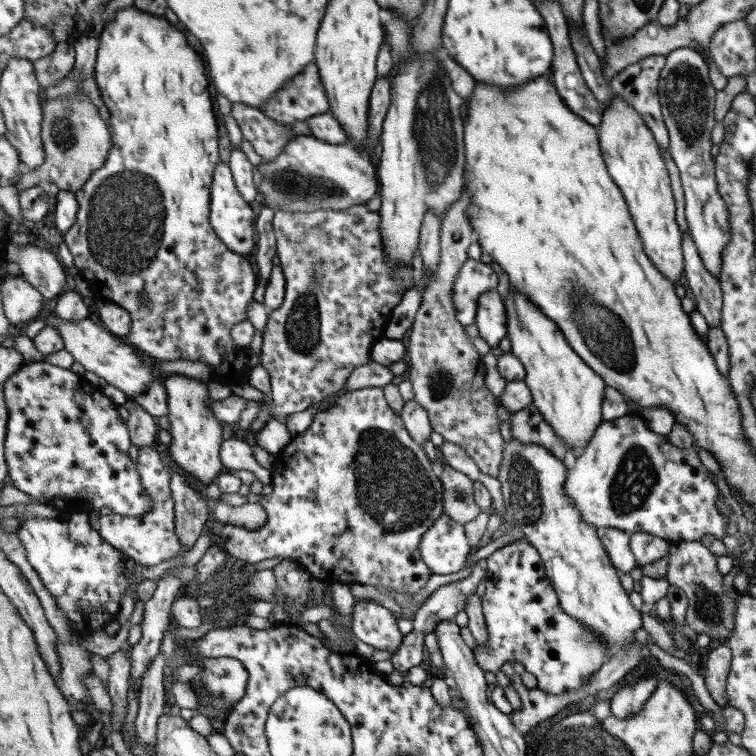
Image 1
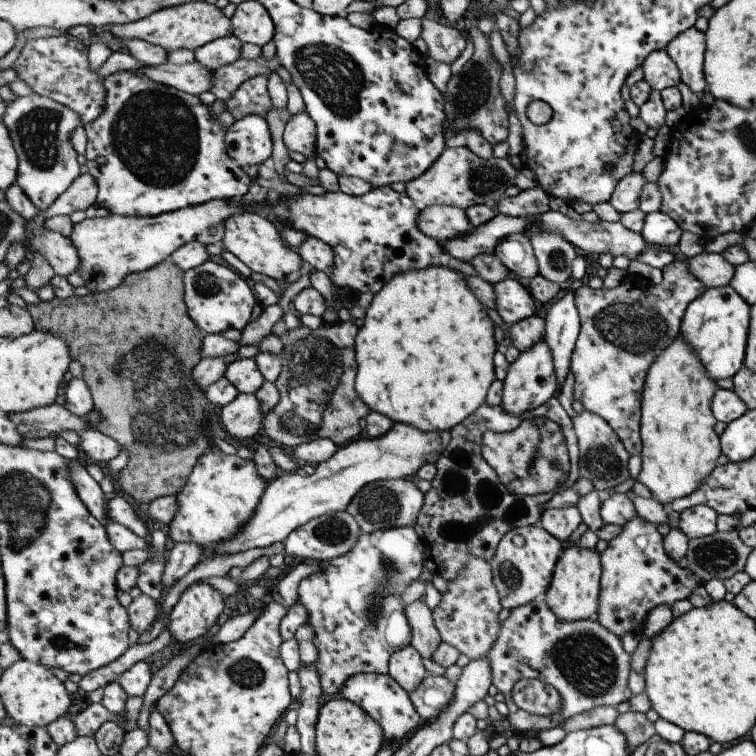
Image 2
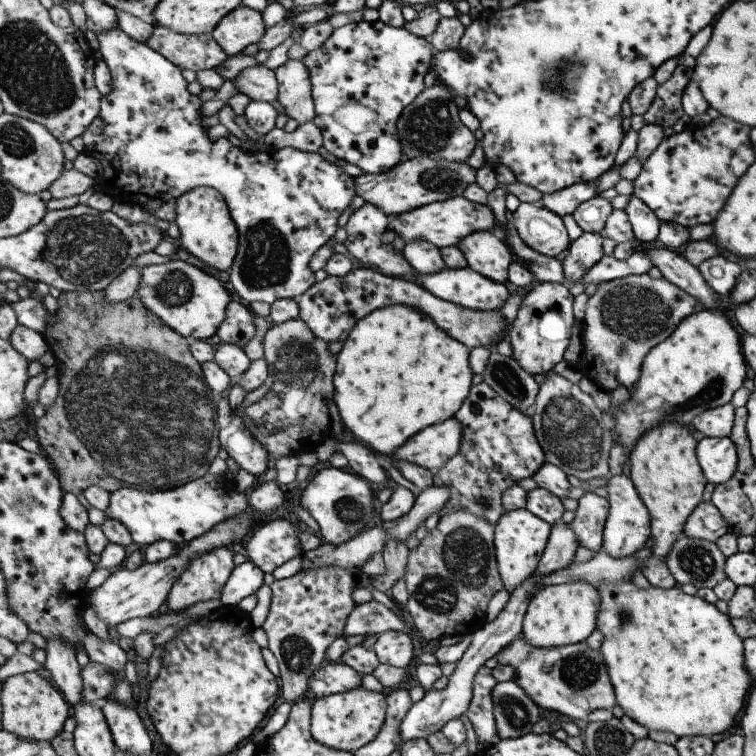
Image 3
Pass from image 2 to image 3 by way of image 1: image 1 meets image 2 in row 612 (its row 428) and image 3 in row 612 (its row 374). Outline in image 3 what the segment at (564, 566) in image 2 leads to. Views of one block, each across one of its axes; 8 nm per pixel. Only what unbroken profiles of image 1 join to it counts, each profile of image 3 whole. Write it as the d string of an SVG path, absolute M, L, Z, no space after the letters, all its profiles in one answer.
M588 582L549 585L532 598L524 616L523 637L541 648L564 647L586 641L598 628L601 601L600 590Z

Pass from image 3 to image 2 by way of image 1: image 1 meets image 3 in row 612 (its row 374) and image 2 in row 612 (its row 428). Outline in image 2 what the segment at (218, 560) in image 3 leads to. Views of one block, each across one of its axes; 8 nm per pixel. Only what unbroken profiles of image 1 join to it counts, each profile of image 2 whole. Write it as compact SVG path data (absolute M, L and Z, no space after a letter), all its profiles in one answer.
M202 582L189 585L168 616L171 638L189 644L201 636L211 635L223 610L225 598L221 592Z

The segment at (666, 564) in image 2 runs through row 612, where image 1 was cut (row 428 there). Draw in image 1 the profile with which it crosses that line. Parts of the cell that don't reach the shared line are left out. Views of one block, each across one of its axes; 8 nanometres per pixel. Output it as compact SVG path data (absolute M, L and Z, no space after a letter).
M638 413L611 421L603 420L590 441L589 446L576 456L575 465L568 469L566 484L566 492L585 522L597 529L620 528L631 534L657 535L671 544L699 541L704 534L711 534L719 540L725 536L727 520L734 513L722 503L724 500L715 488L715 477L701 465L695 447L687 451L675 448L667 436L650 430L647 421Z

